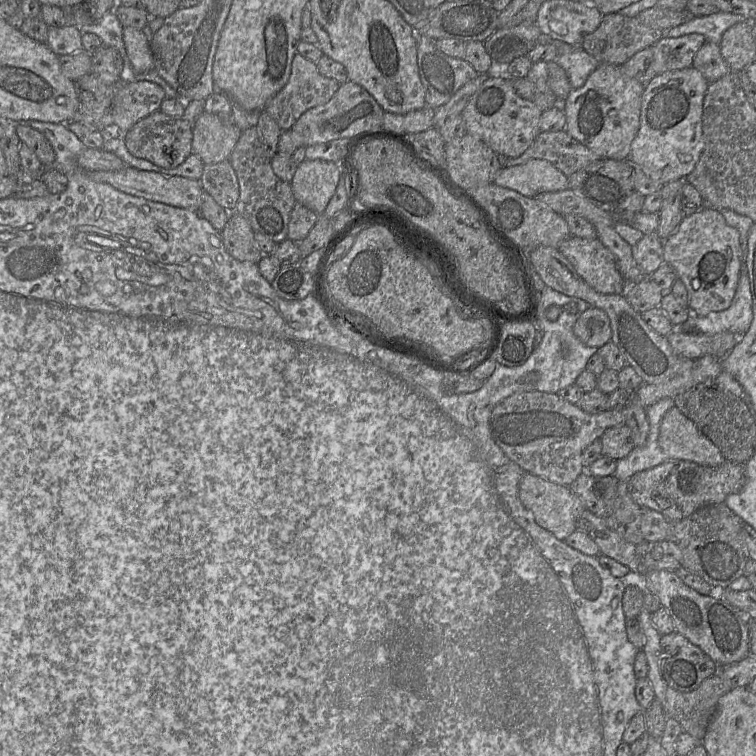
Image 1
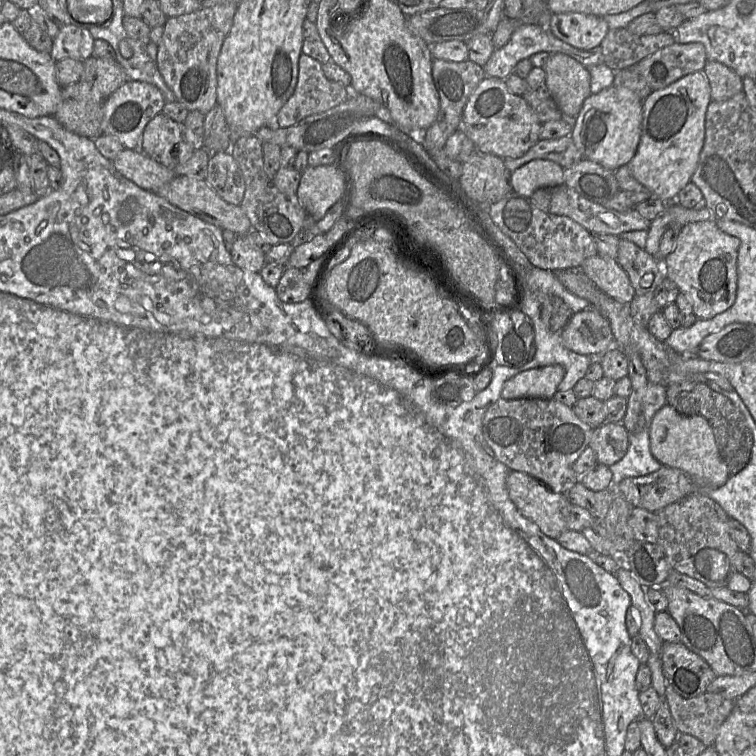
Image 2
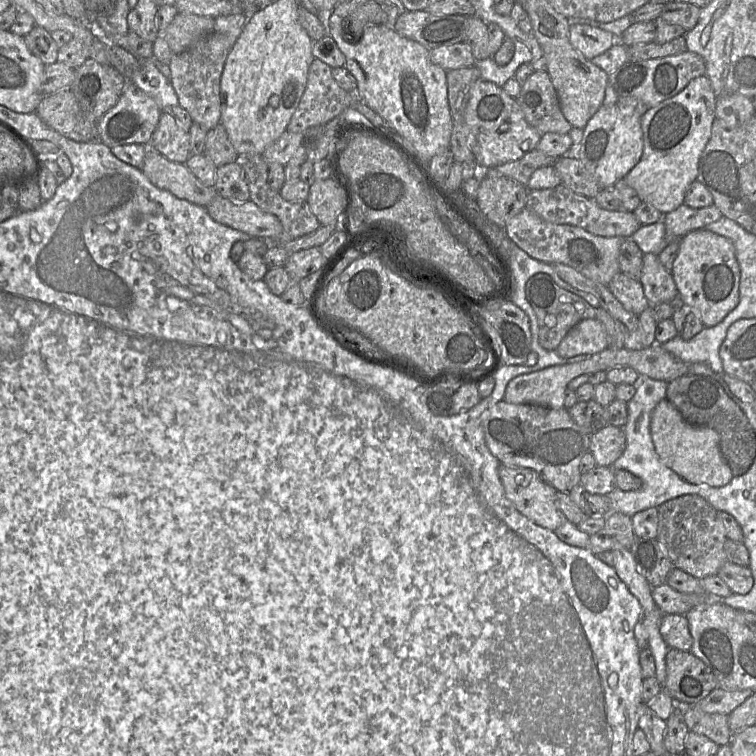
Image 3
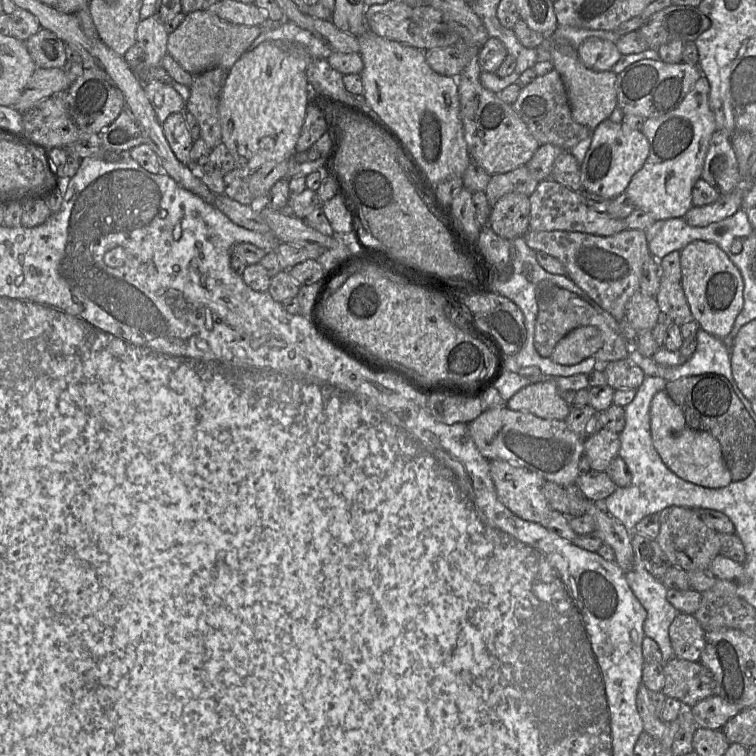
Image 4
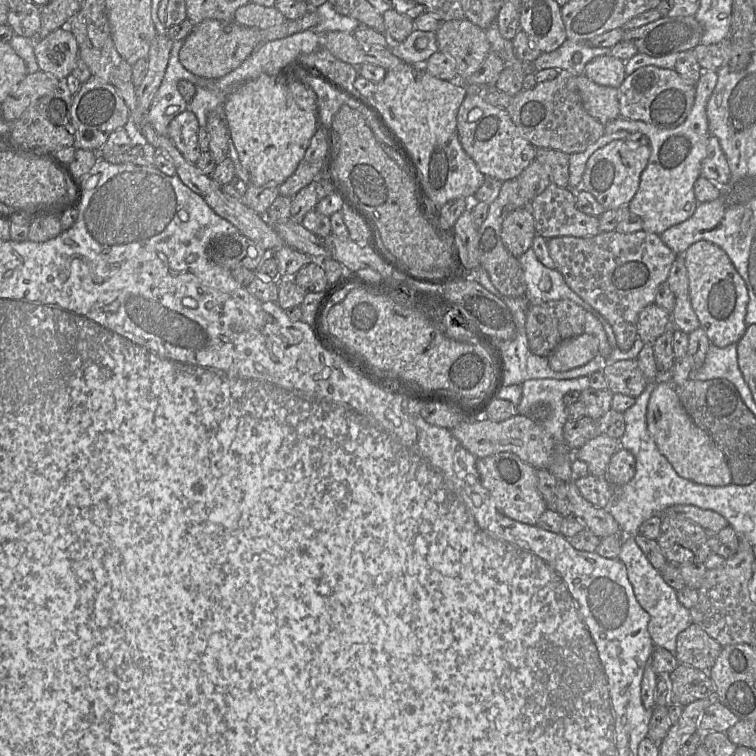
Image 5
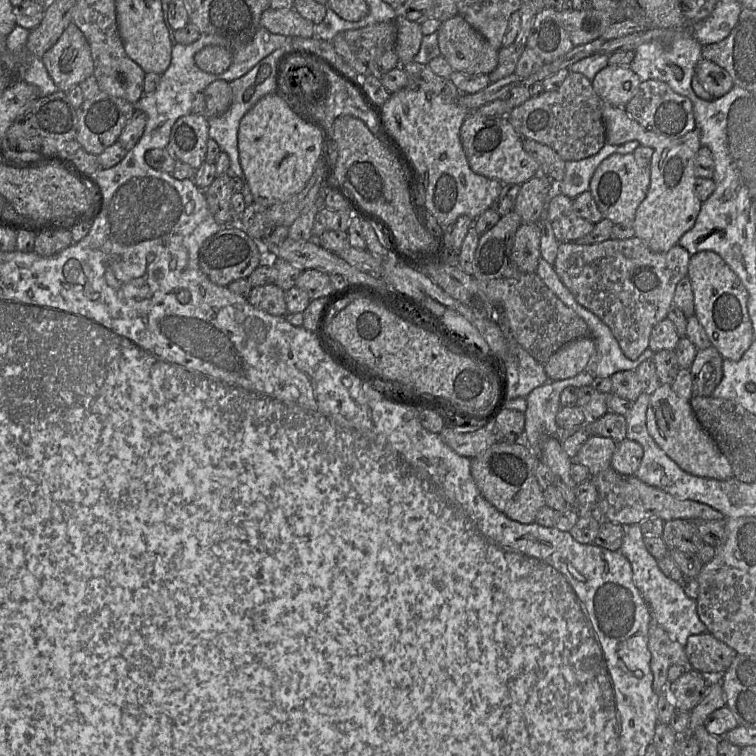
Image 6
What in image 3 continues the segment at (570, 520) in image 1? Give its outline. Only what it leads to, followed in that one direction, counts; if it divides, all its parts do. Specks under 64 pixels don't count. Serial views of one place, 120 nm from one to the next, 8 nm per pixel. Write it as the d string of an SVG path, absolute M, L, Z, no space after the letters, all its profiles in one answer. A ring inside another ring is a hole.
M500 464L499 476L506 497L530 521L556 530L564 519L556 507L556 490L535 471Z

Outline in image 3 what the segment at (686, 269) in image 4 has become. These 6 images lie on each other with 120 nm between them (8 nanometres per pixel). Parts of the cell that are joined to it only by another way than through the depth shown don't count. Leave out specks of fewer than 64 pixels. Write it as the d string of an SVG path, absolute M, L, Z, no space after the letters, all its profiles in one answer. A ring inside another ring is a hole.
M705 228L680 238L671 275L684 306L695 311L704 327L720 323L739 304L740 267L732 241Z

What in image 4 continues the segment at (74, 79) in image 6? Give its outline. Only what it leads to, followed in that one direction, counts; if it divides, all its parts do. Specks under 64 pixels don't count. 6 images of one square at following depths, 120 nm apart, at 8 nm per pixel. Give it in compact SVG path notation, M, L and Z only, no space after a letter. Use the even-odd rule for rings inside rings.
M41 28L25 43L37 67L62 69L67 62L65 43L47 29Z

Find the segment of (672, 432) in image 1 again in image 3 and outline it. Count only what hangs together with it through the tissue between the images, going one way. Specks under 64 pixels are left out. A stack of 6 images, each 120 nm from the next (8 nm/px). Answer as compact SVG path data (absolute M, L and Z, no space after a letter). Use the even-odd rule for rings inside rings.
M667 398L653 409L650 433L661 461L687 482L723 487L731 481L732 472L720 451L718 433L710 427L688 423Z

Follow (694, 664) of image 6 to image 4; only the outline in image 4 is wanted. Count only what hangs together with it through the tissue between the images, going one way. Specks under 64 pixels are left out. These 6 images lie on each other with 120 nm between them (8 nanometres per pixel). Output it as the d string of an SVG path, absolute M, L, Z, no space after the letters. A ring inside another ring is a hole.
M678 613L669 626L674 657L699 662L706 644L705 633L693 615Z

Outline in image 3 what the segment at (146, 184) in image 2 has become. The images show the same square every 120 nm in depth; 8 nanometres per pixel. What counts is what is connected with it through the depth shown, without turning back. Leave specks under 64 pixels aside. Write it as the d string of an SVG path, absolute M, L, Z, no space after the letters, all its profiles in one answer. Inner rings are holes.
M150 144L145 145L141 171L158 188L201 207L206 207L218 194L214 187L205 186L186 165L168 160Z

